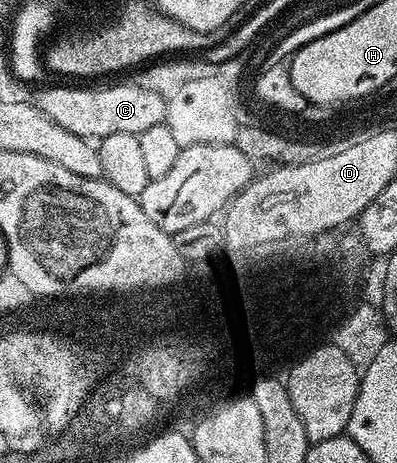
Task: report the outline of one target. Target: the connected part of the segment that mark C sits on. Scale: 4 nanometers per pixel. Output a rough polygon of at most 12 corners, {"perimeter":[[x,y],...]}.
{"perimeter":[[139,83],[61,85],[33,103],[79,137],[164,124],[166,98]]}

